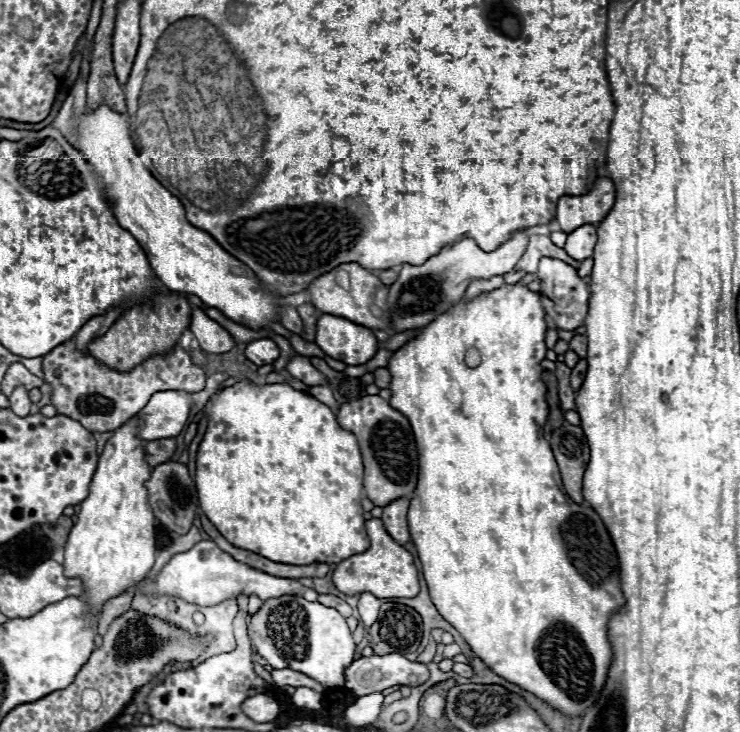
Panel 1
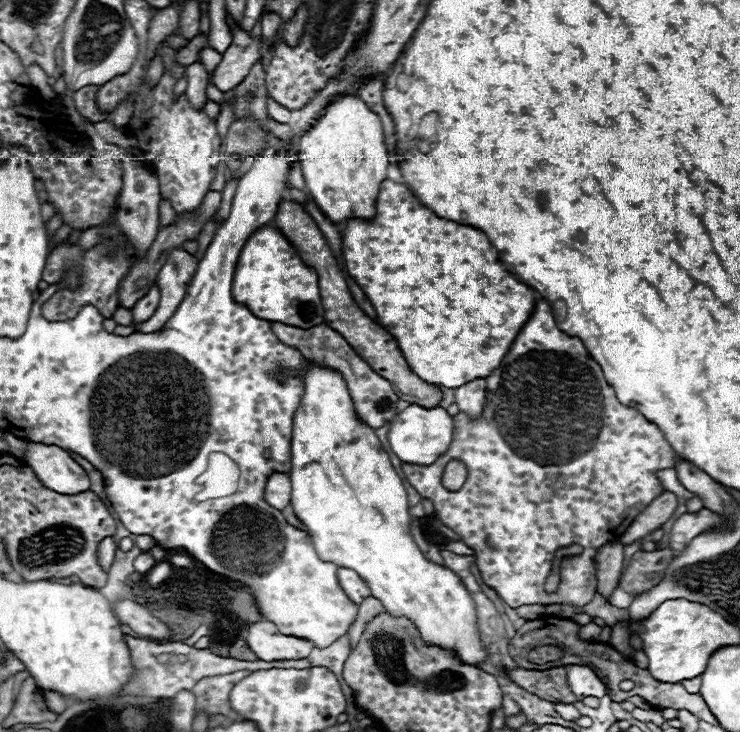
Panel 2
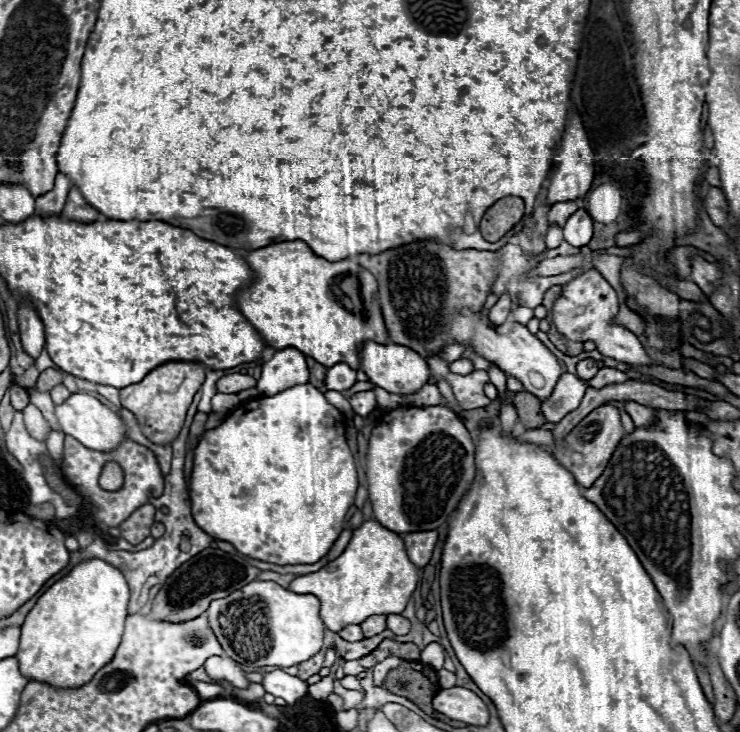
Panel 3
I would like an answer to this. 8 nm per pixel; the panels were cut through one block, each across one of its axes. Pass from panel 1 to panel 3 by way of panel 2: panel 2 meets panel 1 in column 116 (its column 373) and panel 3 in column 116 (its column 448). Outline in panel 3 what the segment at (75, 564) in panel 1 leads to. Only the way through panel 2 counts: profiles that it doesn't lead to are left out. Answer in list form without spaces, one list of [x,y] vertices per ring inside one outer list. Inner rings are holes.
[[[86,560],[52,584],[28,612],[16,658],[20,672],[52,688],[80,688],[104,668],[120,644],[128,606],[128,584],[120,570],[100,560]]]

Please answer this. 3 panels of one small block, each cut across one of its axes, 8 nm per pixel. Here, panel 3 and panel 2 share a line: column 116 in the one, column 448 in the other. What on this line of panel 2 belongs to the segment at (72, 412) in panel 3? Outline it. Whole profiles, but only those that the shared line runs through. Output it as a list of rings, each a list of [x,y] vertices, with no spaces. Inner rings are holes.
[[[408,406],[402,412],[398,412],[388,430],[388,442],[392,452],[402,460],[402,462],[412,462],[412,464],[428,464],[434,462],[444,450],[448,450],[452,442],[452,432],[454,432],[454,420],[444,408],[422,408],[422,406]]]

